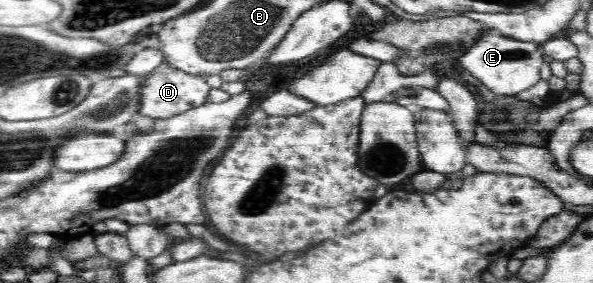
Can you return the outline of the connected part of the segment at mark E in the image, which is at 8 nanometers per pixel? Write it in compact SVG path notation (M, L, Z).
M488 29L458 59L458 72L466 71L468 76L472 75L496 95L515 96L540 81L540 68L545 60L547 58L541 49L541 44L518 41L496 30Z

